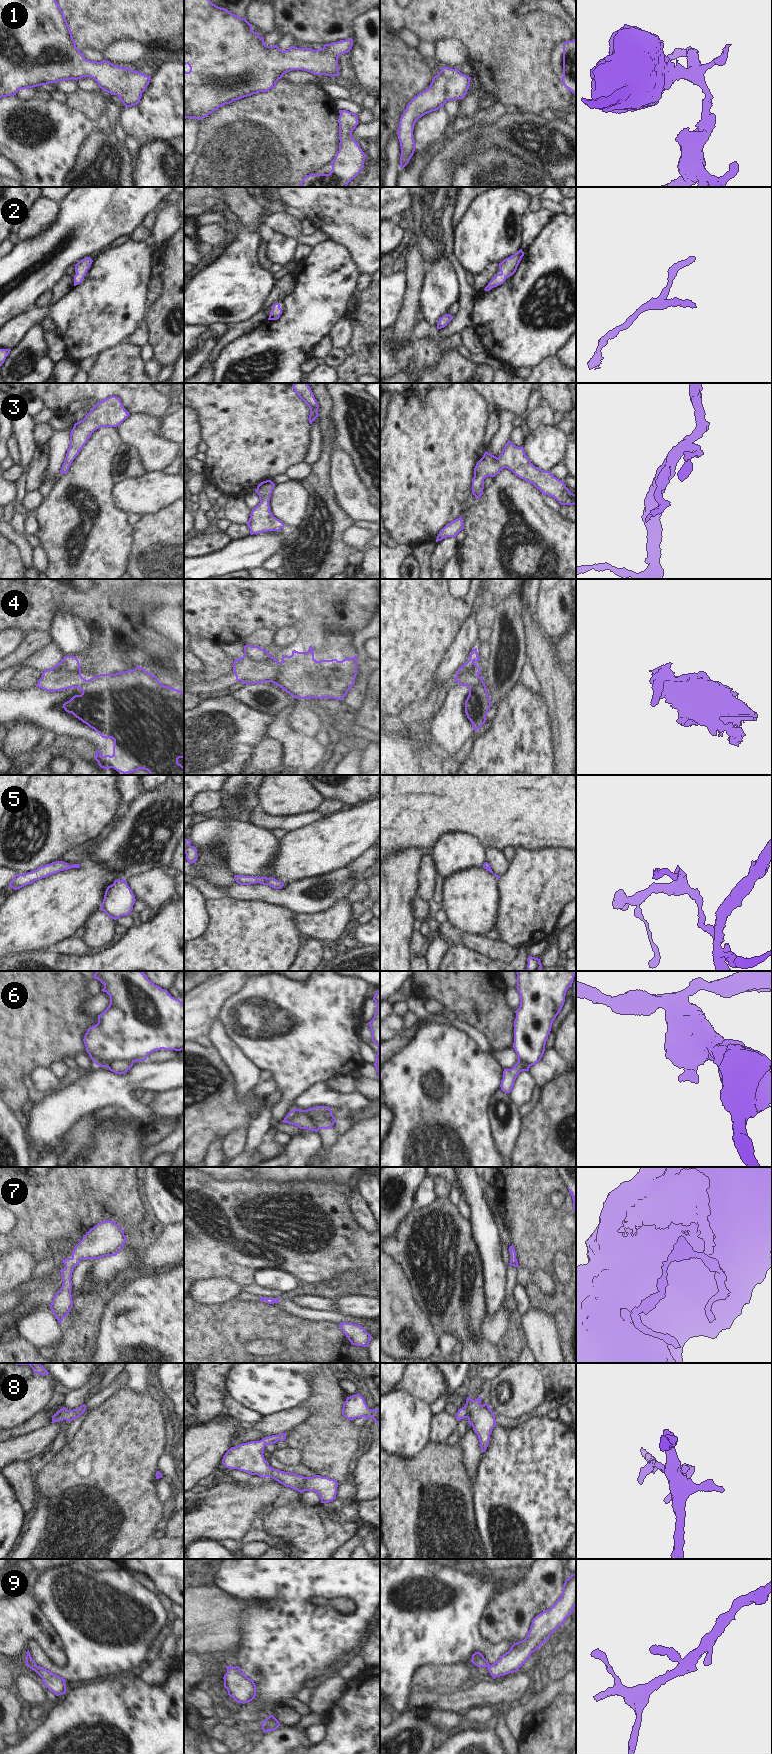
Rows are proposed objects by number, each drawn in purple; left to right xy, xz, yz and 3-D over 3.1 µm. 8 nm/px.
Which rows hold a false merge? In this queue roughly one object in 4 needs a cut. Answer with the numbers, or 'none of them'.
4, 6

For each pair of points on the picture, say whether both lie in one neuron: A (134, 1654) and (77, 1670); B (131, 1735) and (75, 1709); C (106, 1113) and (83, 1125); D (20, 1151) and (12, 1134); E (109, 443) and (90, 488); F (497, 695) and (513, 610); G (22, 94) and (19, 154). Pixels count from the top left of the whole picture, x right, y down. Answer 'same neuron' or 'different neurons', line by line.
A: same neuron
B: same neuron
C: different neurons
D: same neuron
E: same neuron
F: same neuron
G: different neurons

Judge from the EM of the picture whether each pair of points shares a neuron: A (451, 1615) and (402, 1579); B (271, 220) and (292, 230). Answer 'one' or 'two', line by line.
A: one
B: one

